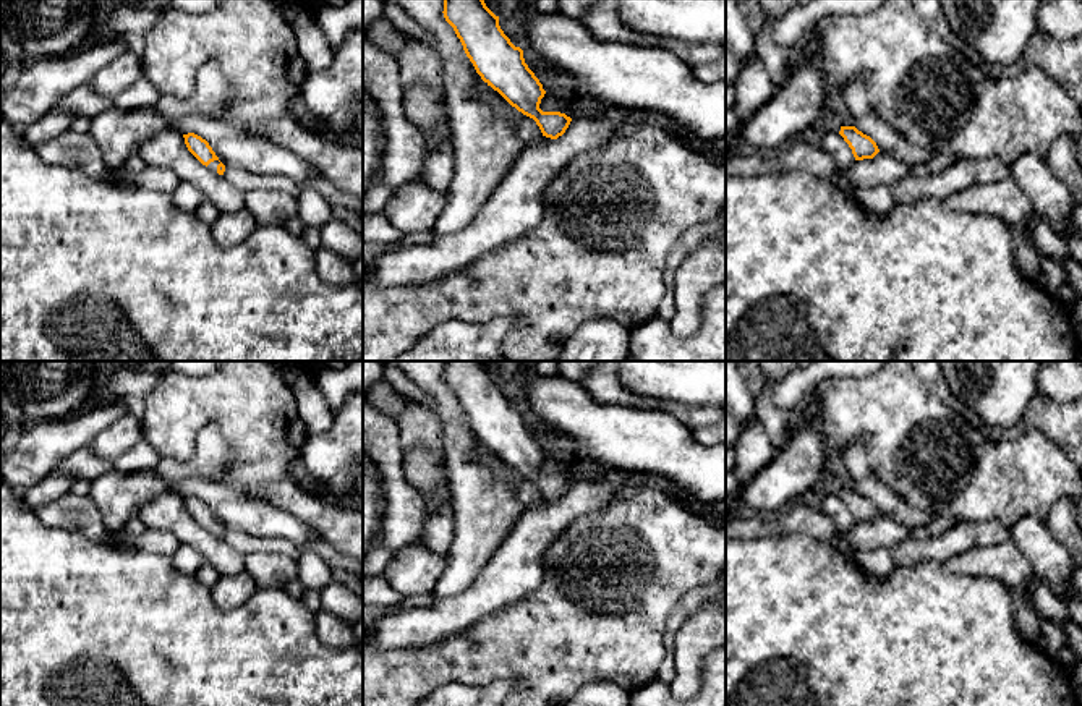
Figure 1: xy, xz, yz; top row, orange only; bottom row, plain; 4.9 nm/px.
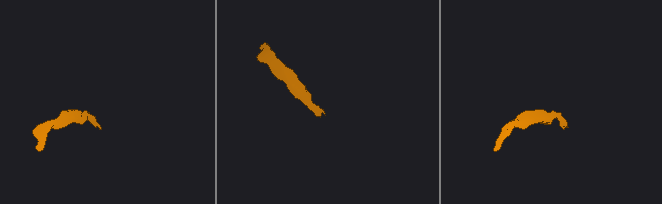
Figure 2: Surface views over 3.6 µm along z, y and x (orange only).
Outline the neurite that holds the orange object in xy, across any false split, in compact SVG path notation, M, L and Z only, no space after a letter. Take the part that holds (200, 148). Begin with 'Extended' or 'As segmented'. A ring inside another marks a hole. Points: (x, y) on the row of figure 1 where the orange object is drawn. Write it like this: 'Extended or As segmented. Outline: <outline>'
Extended. Outline: M194 133L183 134L188 151L211 172L224 175L225 165L219 160L206 139Z

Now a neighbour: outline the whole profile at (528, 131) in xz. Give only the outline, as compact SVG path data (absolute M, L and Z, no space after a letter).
M512 105L505 110L505 118L512 121L525 147L541 144L544 136L533 118L523 115Z

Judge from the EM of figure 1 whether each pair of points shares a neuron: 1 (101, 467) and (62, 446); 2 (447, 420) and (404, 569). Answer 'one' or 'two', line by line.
1: two
2: two

